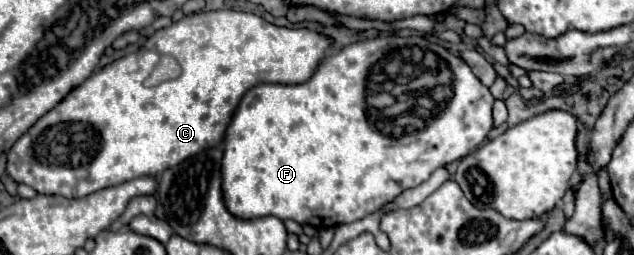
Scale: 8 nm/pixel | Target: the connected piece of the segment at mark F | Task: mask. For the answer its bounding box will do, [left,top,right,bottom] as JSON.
[222,36,494,228]

